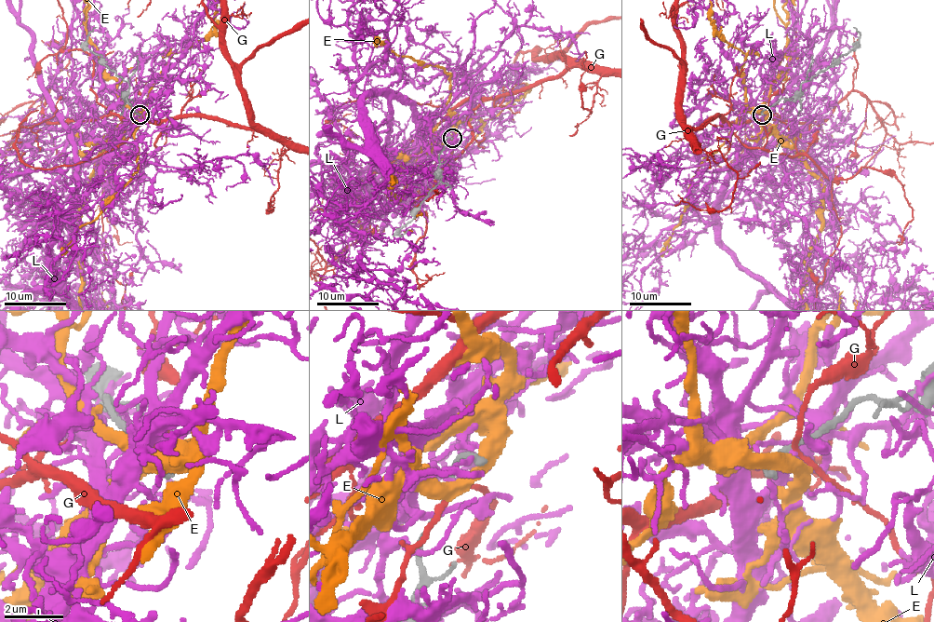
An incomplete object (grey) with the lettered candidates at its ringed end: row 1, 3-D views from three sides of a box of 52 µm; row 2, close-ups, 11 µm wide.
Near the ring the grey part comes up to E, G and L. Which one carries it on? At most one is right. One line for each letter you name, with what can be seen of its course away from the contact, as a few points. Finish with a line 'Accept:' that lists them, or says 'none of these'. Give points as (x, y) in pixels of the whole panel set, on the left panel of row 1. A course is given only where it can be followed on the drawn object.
Accept: none of these

